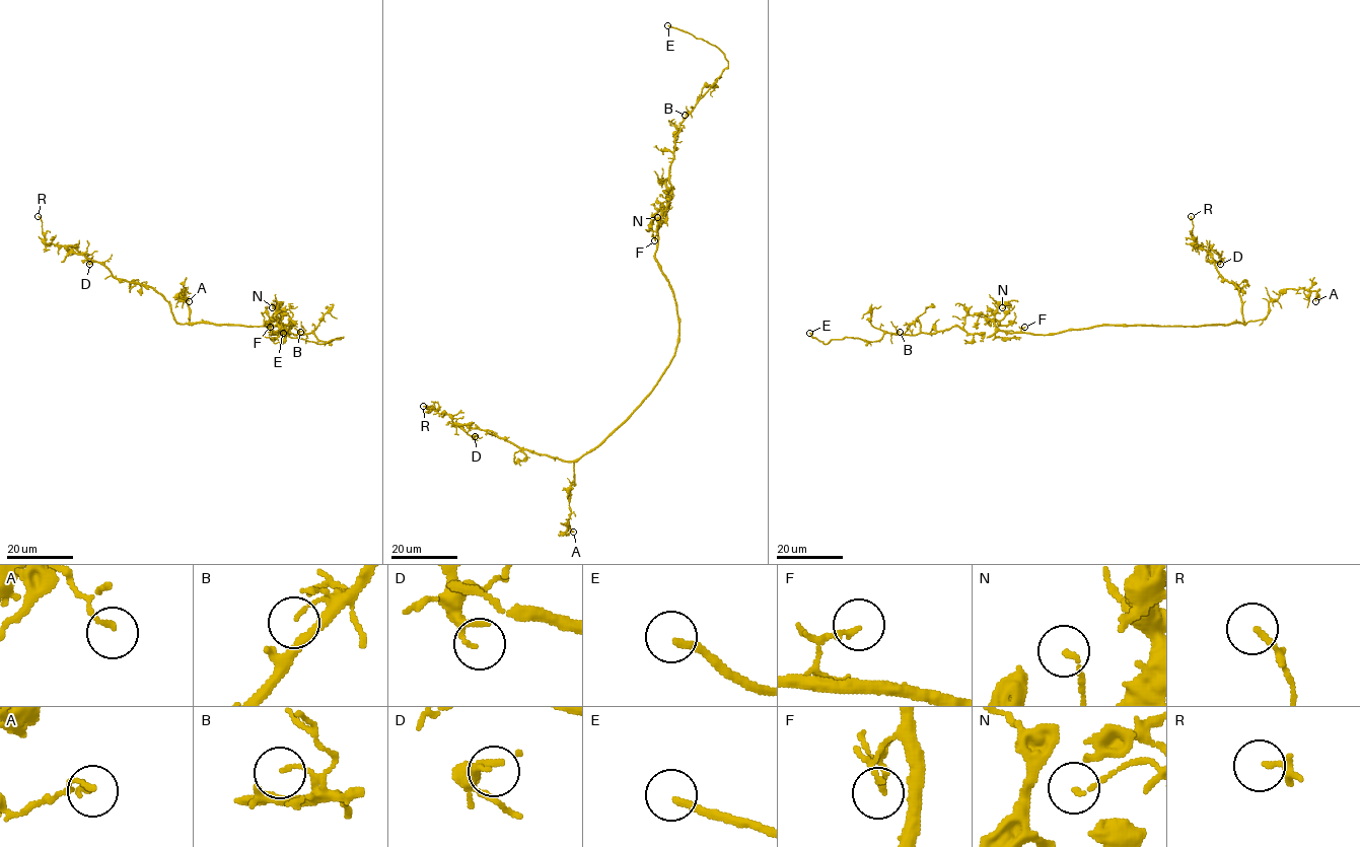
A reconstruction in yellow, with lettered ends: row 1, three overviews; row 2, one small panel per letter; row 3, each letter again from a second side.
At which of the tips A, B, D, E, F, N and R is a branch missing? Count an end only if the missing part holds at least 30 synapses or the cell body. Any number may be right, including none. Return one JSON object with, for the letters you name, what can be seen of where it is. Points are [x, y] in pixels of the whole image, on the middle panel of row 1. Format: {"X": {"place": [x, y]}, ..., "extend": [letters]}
{"E": {"place": [667, 25]}, "extend": ["E"]}

